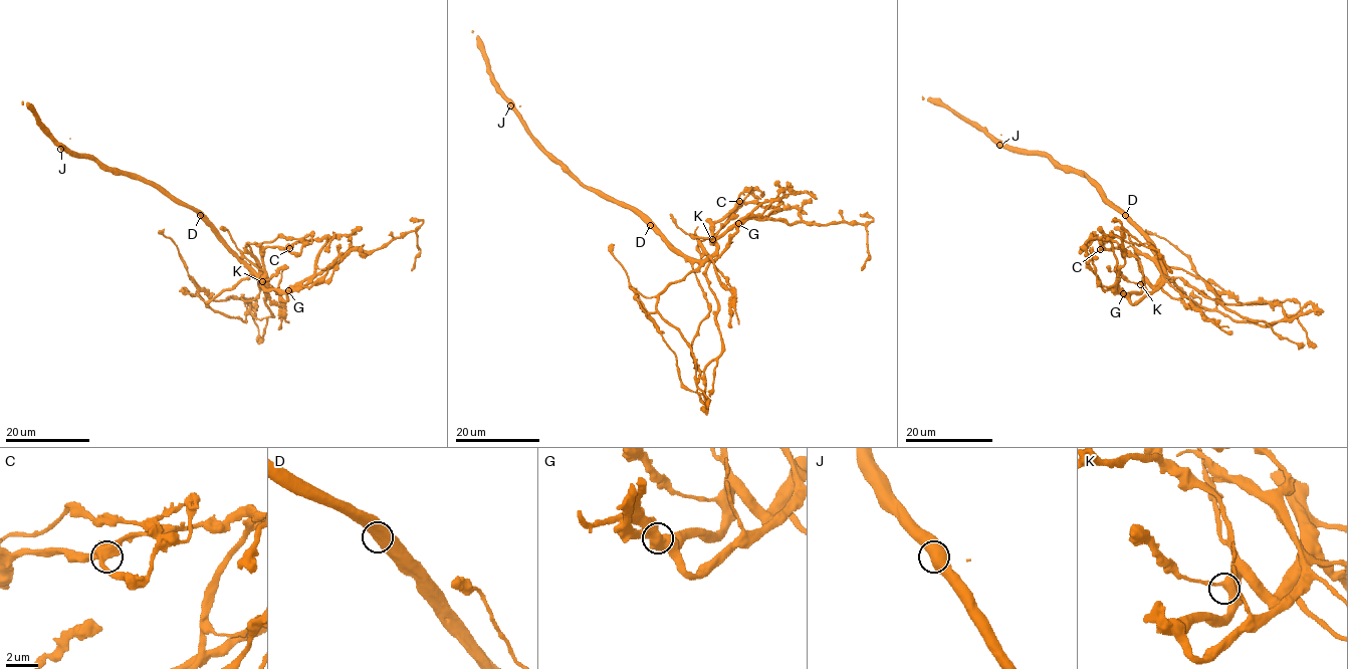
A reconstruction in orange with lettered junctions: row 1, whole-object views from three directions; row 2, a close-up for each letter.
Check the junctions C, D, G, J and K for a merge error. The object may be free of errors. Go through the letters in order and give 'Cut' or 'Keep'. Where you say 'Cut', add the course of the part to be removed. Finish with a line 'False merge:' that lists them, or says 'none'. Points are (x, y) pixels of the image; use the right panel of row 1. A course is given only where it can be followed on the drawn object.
C: Keep
D: Keep
G: Cut. Course of the part to remove: (1124, 294), (1135, 304), (1174, 277), (1253, 320), (1300, 312), (1292, 299), (1245, 304), (1198, 292)
J: Keep
K: Keep
False merge: G

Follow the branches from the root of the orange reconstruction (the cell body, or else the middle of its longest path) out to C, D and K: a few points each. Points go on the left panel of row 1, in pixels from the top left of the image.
C: (218, 234), (264, 283), (263, 251), (267, 247), (289, 248)
D: (218, 234), (200, 215)
K: (218, 234), (264, 283), (266, 278), (262, 281)

